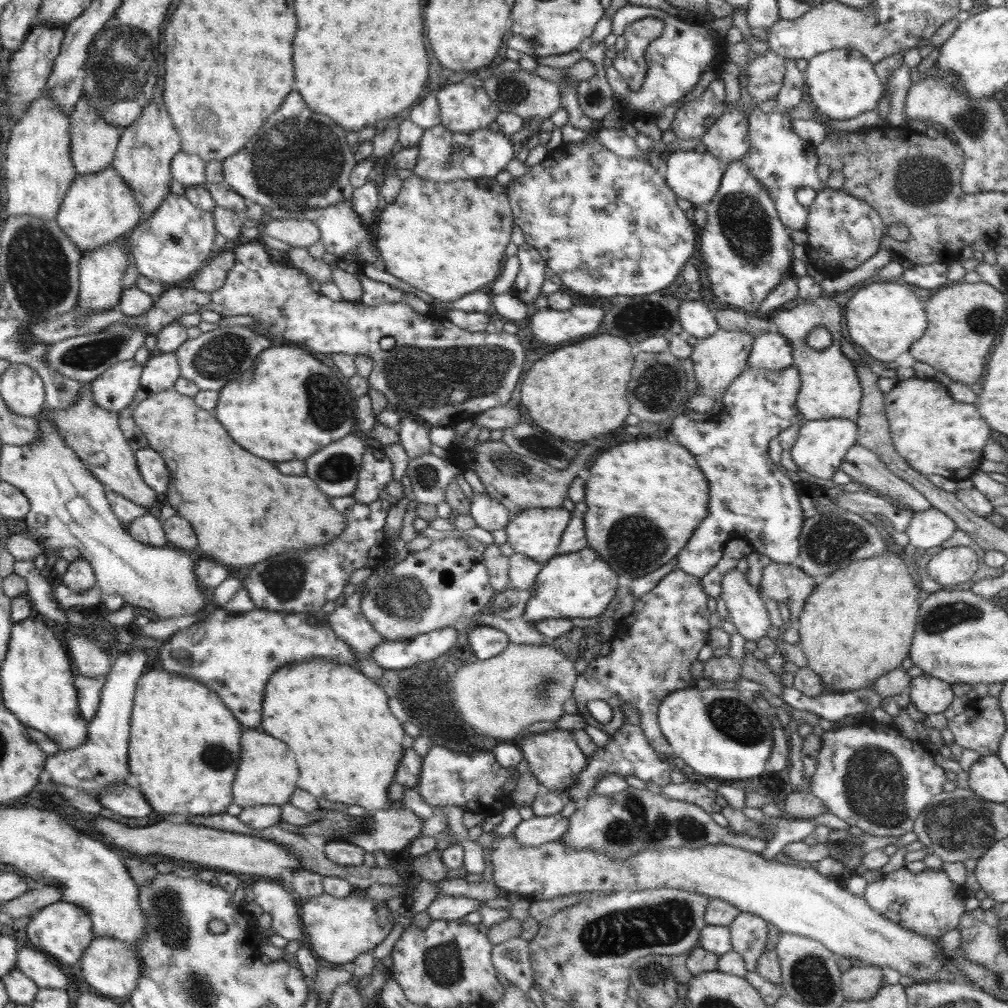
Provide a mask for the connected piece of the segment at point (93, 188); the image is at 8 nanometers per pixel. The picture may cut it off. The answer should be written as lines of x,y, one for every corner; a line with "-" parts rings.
110,166
98,174
77,174
68,187
55,220
60,230
74,242
78,252
86,254
131,232
139,224
140,215
142,212
134,201
132,190

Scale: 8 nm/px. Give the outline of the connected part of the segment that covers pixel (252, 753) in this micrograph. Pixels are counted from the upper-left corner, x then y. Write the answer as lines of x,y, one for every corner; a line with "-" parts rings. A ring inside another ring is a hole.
244,728
240,737
240,764
234,773
232,783
233,802
238,806
253,807
256,805
280,805
289,802
294,794
294,789
298,782
298,768
294,764
294,754
292,750
268,736
268,733
256,729
-
284,750
286,750
286,760
284,760

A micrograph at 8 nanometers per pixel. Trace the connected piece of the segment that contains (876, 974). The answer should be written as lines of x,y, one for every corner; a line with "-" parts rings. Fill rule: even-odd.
855,963
841,973
840,988
845,1000
864,1001
874,998
878,989
886,984
880,968

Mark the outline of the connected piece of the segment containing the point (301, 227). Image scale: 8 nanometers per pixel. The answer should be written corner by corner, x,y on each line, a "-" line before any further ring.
266,218
261,225
261,232
276,238
280,242
286,242
291,247
307,248
320,240
320,230
308,219
272,219

